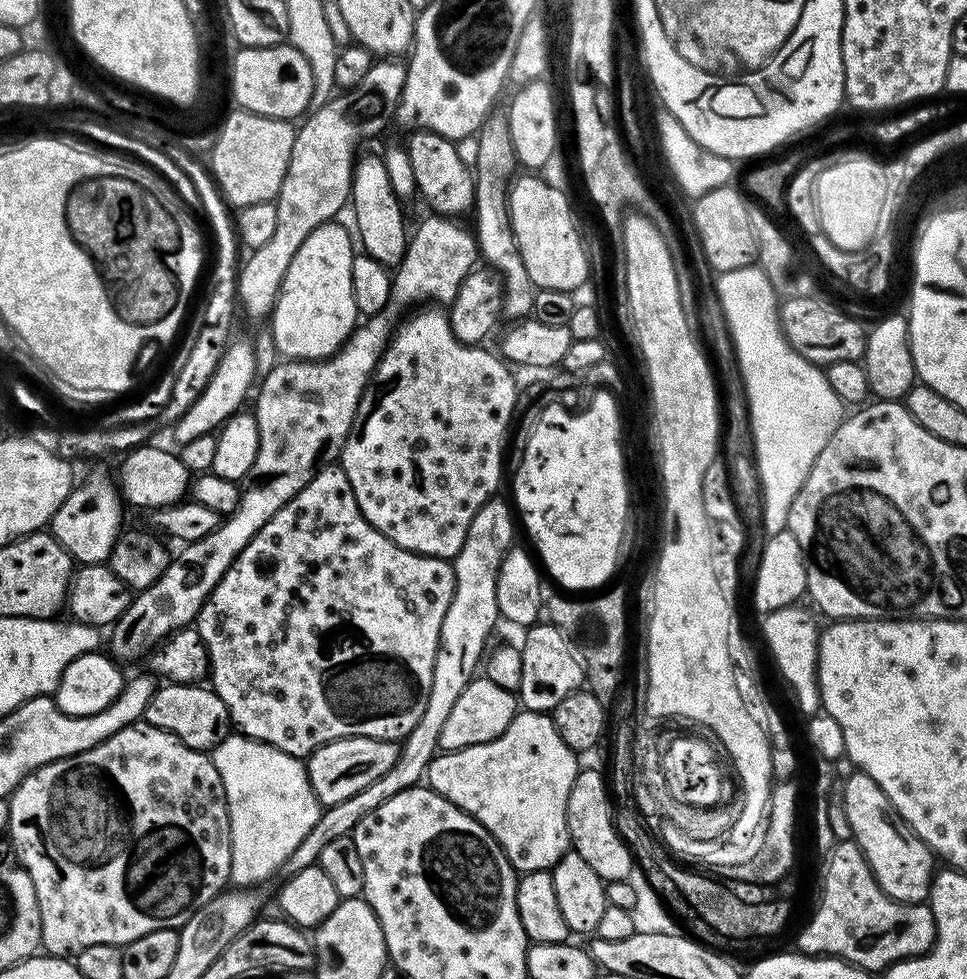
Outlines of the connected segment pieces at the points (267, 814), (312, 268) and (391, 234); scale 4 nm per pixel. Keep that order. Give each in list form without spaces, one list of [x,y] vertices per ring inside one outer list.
[[[229,734],[217,748],[212,749],[210,755],[226,790],[232,835],[231,883],[248,890],[256,886],[252,884],[270,879],[279,868],[283,869],[287,865],[294,850],[298,850],[298,842],[302,842],[302,838],[314,830],[314,822],[318,822],[322,805],[311,788],[308,770],[301,757],[291,756],[269,744],[239,734]]]
[[[329,222],[315,228],[298,246],[270,317],[272,340],[284,358],[327,360],[356,331],[358,313],[350,278],[354,240],[350,232],[349,236],[340,222]]]
[[[361,155],[356,161],[352,178],[352,194],[350,212],[356,215],[356,232],[358,244],[370,258],[382,262],[386,266],[399,264],[408,248],[409,229],[404,229],[404,212],[400,209],[401,197],[390,186],[390,178],[386,174],[386,166],[379,155]]]

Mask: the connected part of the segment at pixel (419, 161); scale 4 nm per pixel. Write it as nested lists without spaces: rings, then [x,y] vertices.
[[[416,130],[411,133],[413,136],[406,143],[406,151],[410,158],[410,166],[414,166],[414,178],[419,195],[424,195],[424,200],[429,204],[433,213],[441,216],[450,216],[453,218],[463,217],[463,212],[473,207],[476,198],[476,181],[471,167],[464,165],[464,160],[460,157],[460,152],[455,143],[449,137],[440,136],[437,132],[425,132]]]

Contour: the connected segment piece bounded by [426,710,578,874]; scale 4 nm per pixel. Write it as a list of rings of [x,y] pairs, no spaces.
[[[520,710],[498,738],[457,752],[440,752],[433,756],[428,763],[426,784],[463,812],[469,812],[500,843],[517,873],[542,872],[555,868],[570,848],[566,806],[578,771],[576,760],[577,753],[562,742],[551,715]]]

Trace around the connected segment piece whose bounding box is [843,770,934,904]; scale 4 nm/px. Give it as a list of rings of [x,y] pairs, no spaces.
[[[856,770],[851,777],[844,780],[845,816],[849,819],[852,827],[852,839],[862,850],[862,854],[867,858],[872,872],[876,875],[876,881],[879,882],[880,888],[889,898],[896,900],[900,904],[922,904],[928,899],[928,891],[932,889],[932,877],[934,867],[934,853],[926,842],[922,842],[916,837],[916,831],[905,823],[899,825],[900,832],[896,829],[897,821],[894,819],[893,809],[890,807],[886,794],[866,773]]]

